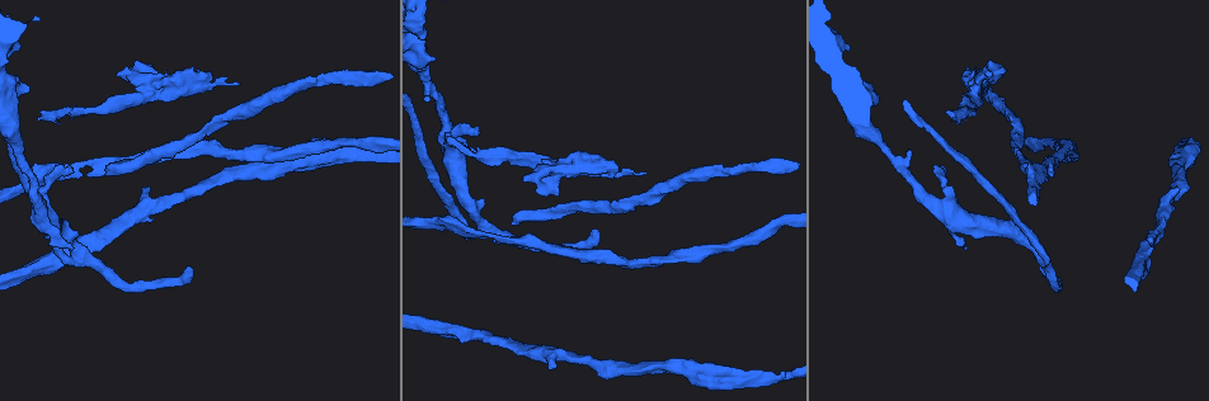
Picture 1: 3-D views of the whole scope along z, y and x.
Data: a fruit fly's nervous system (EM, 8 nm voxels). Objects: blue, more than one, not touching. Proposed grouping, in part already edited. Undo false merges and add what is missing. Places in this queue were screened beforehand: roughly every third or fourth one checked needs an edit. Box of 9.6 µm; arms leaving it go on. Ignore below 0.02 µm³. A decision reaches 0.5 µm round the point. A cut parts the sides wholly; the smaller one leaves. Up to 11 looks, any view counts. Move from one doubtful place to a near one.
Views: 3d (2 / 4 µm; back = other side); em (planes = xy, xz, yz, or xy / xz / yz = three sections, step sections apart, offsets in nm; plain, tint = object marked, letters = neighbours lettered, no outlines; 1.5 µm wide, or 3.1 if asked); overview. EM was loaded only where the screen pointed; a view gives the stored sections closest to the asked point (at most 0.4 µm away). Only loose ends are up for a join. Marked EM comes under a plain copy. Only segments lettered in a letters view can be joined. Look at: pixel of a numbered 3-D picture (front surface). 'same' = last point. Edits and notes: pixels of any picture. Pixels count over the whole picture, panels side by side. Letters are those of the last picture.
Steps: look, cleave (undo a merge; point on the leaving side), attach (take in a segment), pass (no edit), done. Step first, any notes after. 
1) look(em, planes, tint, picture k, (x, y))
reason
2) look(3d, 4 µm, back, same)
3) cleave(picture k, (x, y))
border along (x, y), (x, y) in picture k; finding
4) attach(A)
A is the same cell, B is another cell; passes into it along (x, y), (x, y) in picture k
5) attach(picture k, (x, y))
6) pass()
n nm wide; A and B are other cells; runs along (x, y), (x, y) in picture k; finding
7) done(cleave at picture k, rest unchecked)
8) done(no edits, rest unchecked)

look(em, planes, letters, picture 1, (848, 47))
thick end

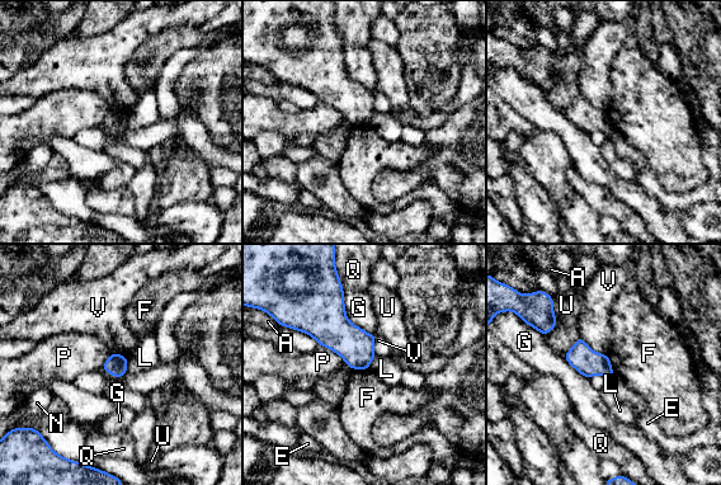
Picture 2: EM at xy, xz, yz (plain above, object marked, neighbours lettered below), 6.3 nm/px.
pass()
A, E, F, G, L, N, P, Q, U and V are other cells; border along (608, 356), (613, 373) in picture 2; none of them fits

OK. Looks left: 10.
look(em, planes, tint, picture 1, (144, 158))
a narrow waist

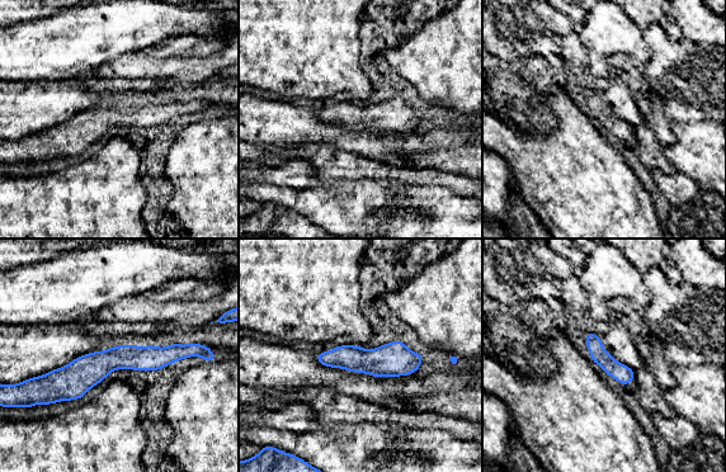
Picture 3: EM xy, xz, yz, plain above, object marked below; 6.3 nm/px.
look(em, planes, letters, same)
what lies round it

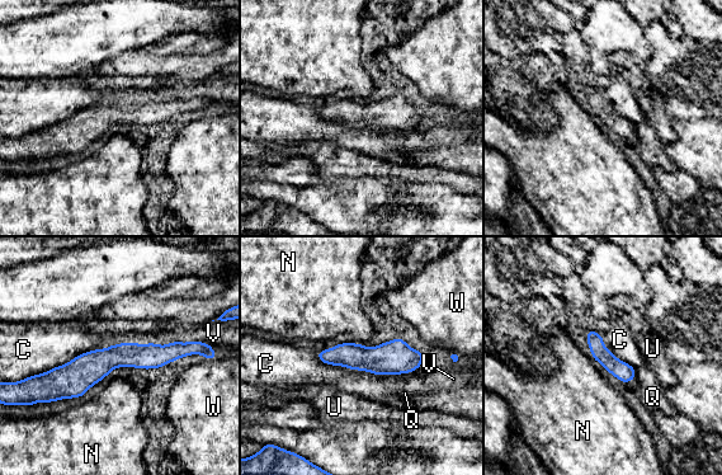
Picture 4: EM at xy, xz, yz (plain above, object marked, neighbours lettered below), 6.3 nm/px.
pass()
C touches over 1000 nm; C, N, Q, U, V and W are other cells; runs along (182, 352), (33, 381) in picture 4; all the same neuron

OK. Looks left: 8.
look(3d, 2 µm, picture 1, (719, 172))
sudden change in width

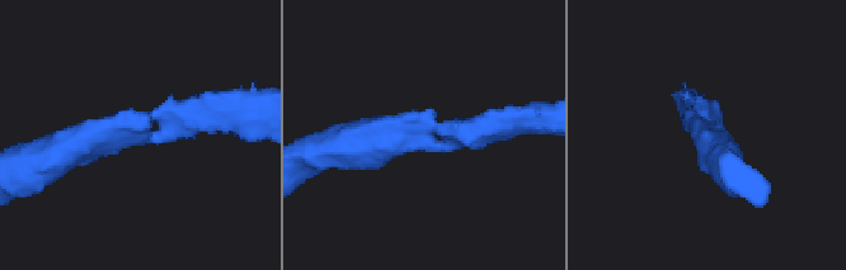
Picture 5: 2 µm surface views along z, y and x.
look(em, planes, letters, picture 5, (431, 138))

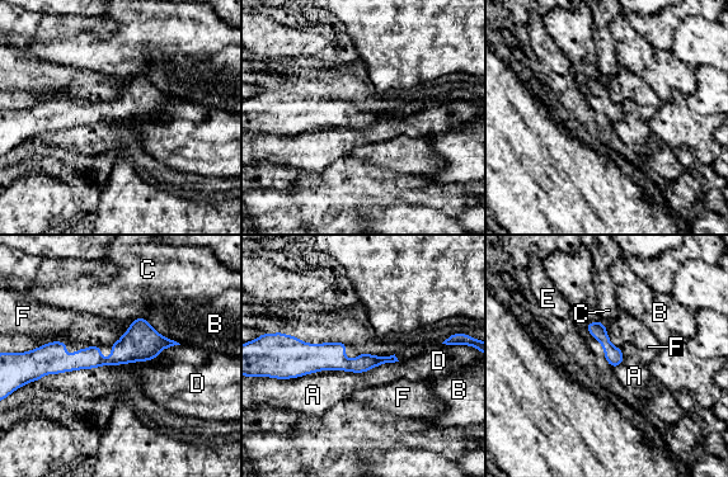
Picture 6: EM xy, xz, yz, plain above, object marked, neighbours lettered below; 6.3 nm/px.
pass()
110 nm wide; A, B, C, D, E and F are other cells; border along (602, 322), (609, 340), (620, 349) in picture 6; one neuron here

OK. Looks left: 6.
look(3d, 4 µm, picture 1, (1175, 188))
free end

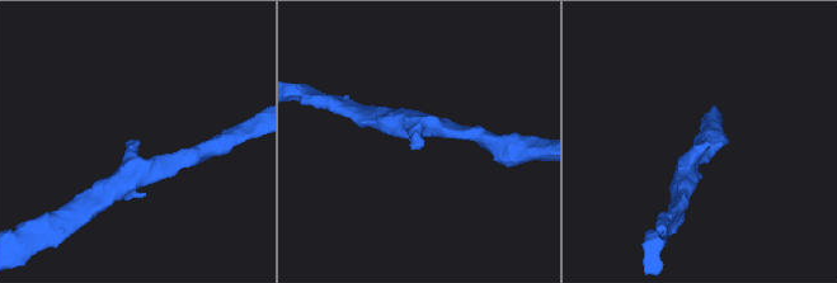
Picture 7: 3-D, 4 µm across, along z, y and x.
look(em, planes, tint, picture 7, (421, 143))
need the tissue

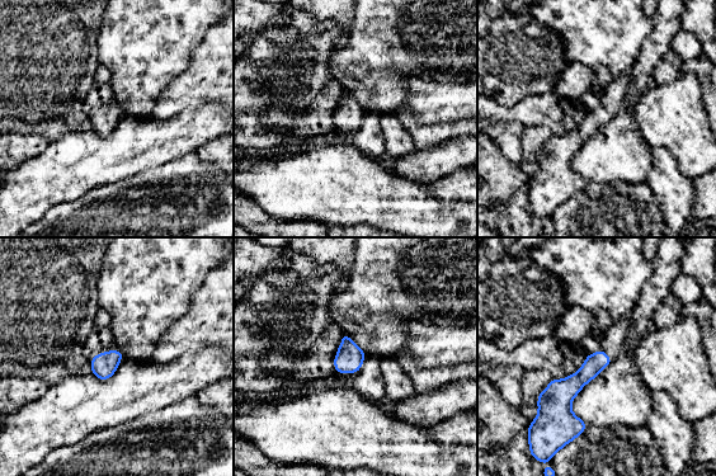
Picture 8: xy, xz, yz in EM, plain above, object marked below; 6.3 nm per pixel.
look(em, planes, letters, same)
see the neighbours

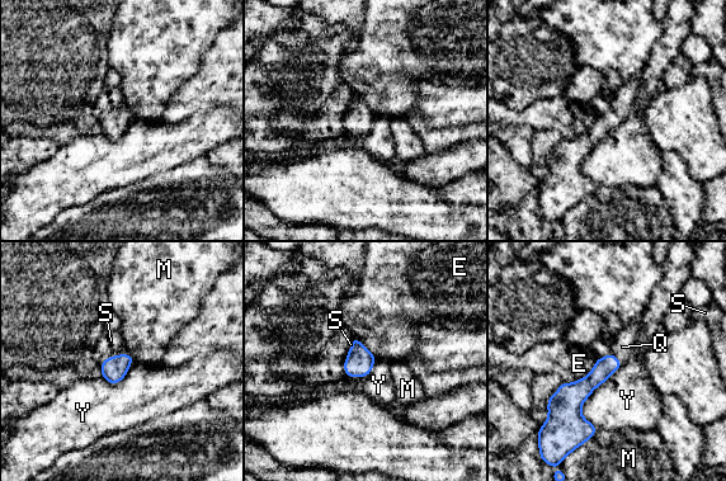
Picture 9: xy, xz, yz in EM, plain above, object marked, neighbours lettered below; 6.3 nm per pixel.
attach(Q)
Q is the same cell, E, M, S and Y are other cells; passes into it along (604, 367), (616, 358), (622, 347) in picture 9; it goes on there

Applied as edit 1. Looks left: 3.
done(attach at picture 9, rest unchecked)

